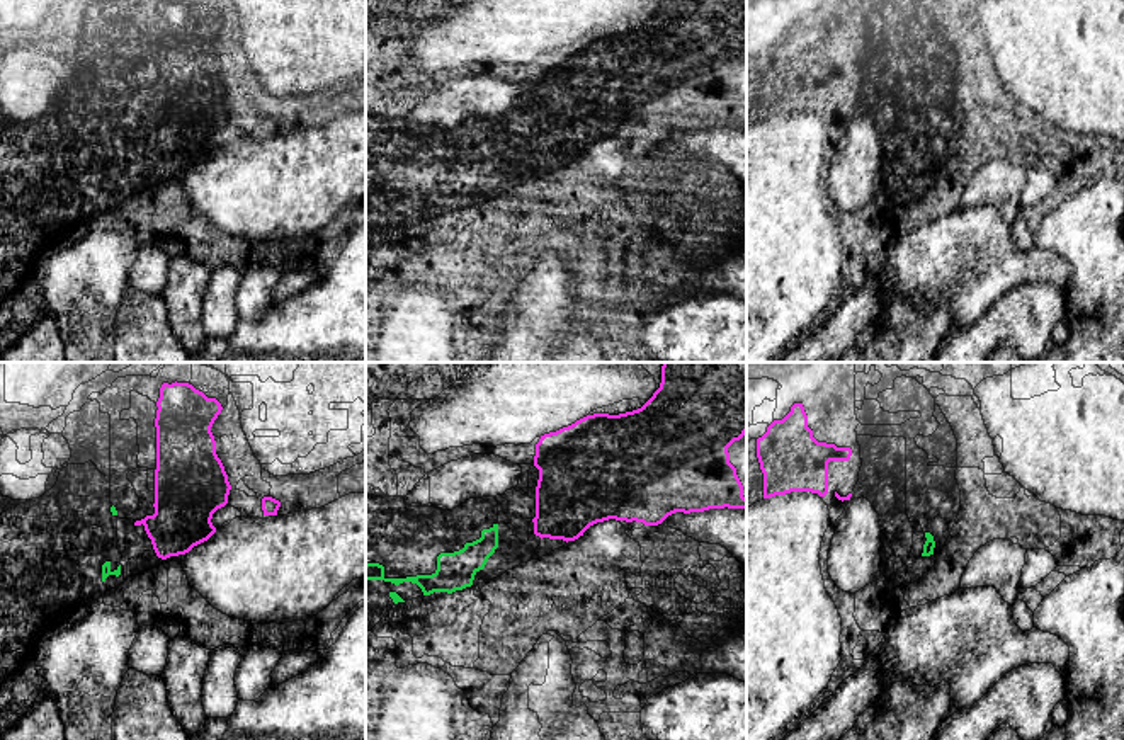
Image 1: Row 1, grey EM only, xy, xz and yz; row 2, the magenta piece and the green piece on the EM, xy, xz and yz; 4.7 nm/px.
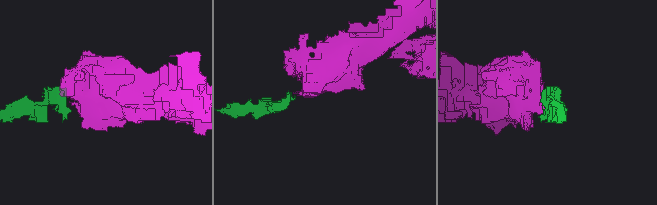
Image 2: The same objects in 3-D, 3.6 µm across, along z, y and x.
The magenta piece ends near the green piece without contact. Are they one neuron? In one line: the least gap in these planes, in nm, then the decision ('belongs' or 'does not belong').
gap 100 nm; belongs

